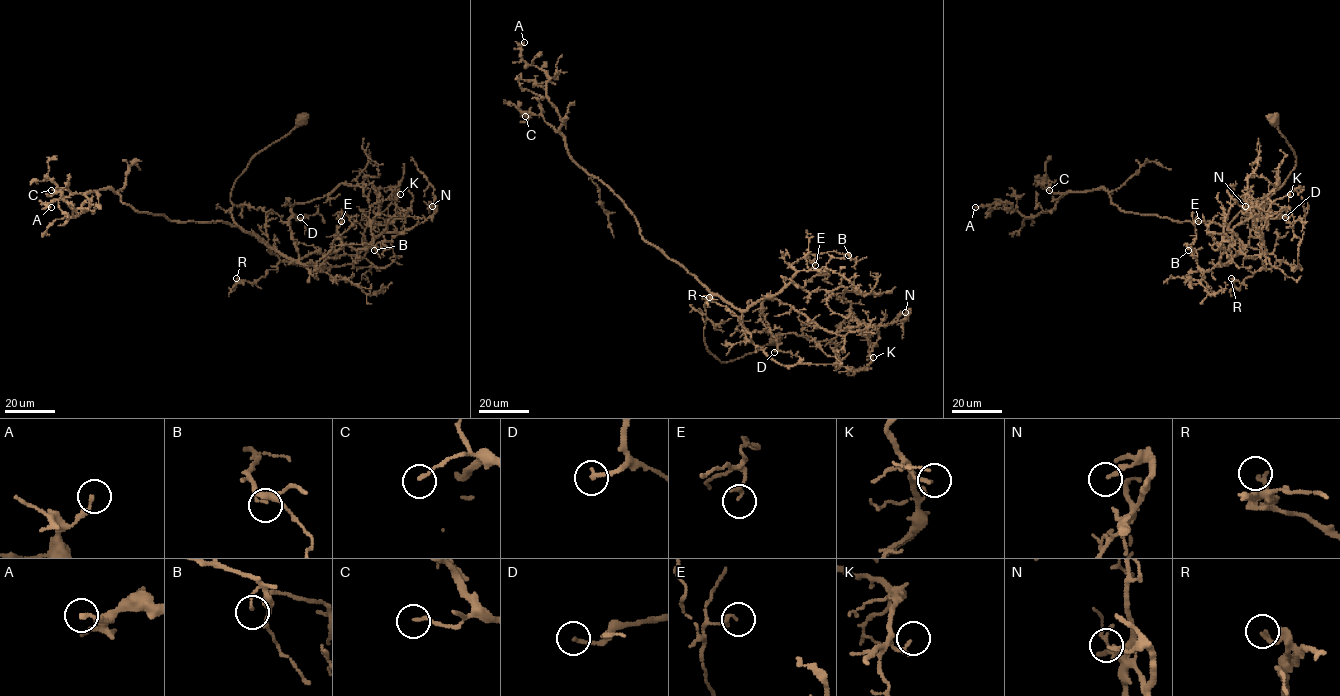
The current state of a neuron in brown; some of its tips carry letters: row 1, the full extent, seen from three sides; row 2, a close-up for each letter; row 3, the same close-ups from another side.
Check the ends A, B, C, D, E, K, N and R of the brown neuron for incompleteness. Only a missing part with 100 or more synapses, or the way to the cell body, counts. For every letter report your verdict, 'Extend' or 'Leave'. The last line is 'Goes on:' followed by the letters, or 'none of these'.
A: Leave
B: Leave
C: Leave
D: Leave
E: Leave
K: Leave
N: Leave
R: Leave
Goes on: none of these

